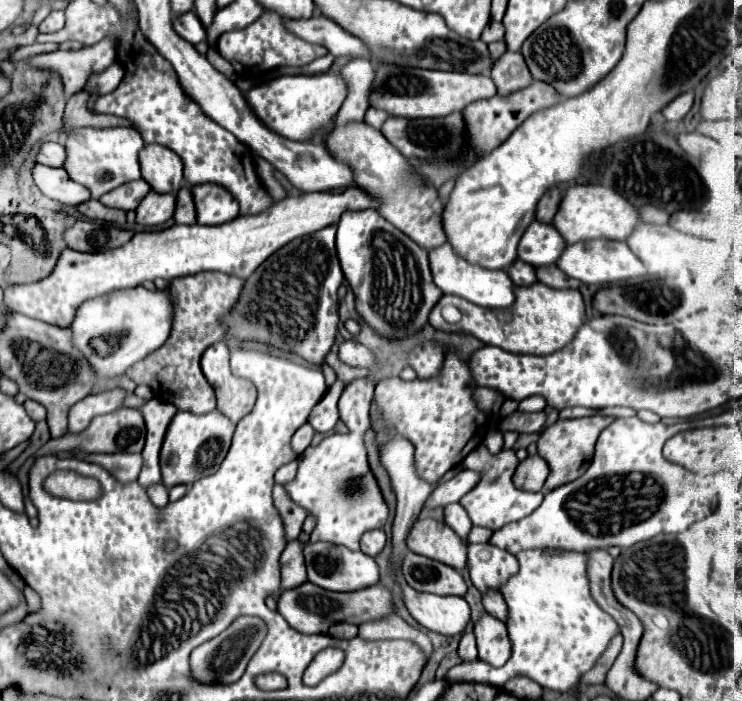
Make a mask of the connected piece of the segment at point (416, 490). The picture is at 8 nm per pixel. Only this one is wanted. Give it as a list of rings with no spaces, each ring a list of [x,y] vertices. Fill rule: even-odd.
[[[404,438],[390,440],[384,446],[384,450],[382,450],[382,466],[388,470],[390,480],[392,480],[392,488],[394,488],[396,498],[398,498],[396,516],[394,516],[394,522],[392,522],[392,554],[390,554],[390,564],[396,564],[396,562],[402,560],[402,556],[406,552],[406,536],[408,536],[412,524],[418,520],[420,508],[424,504],[424,498],[436,488],[436,486],[430,486],[430,484],[422,482],[416,476],[416,470],[414,470],[414,462],[412,460],[414,460],[414,446],[408,444],[408,440],[404,440]]]

